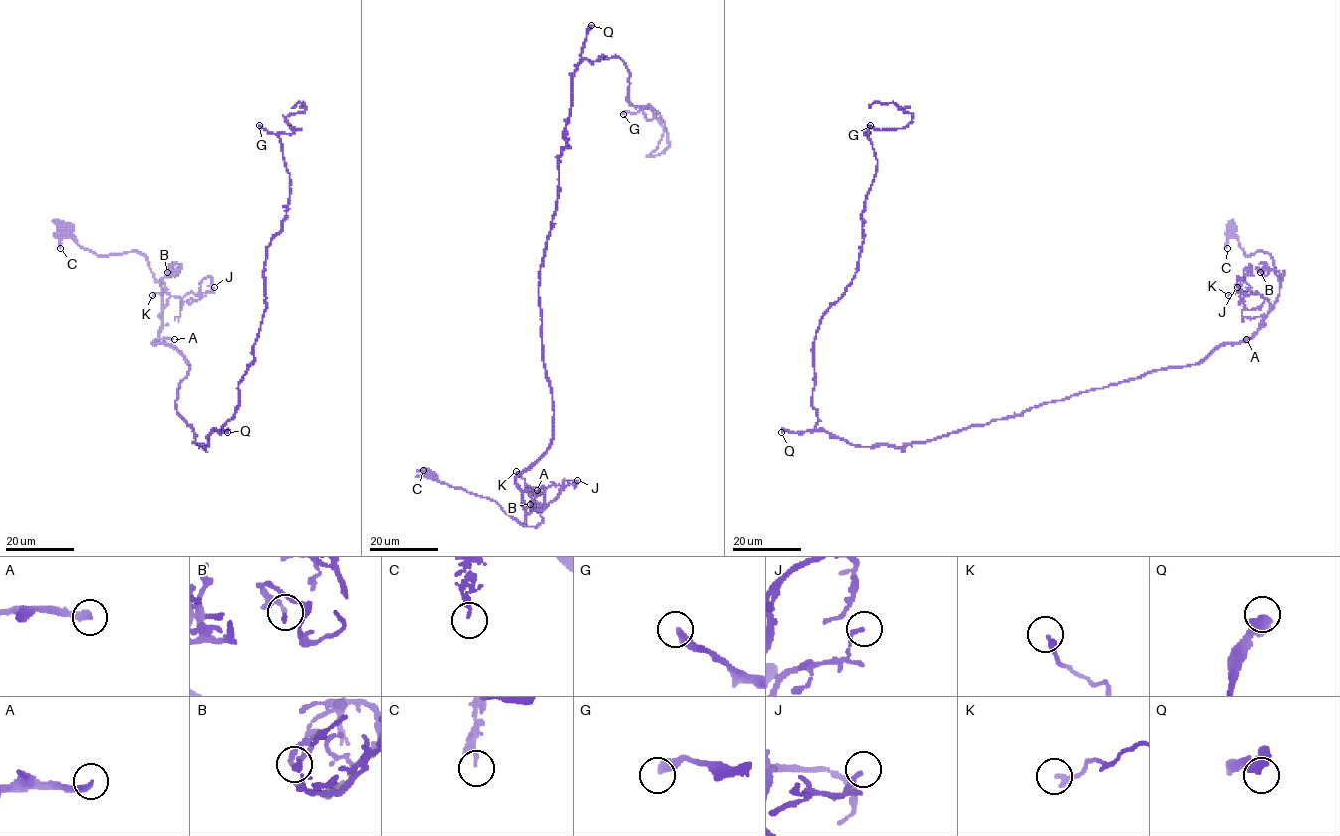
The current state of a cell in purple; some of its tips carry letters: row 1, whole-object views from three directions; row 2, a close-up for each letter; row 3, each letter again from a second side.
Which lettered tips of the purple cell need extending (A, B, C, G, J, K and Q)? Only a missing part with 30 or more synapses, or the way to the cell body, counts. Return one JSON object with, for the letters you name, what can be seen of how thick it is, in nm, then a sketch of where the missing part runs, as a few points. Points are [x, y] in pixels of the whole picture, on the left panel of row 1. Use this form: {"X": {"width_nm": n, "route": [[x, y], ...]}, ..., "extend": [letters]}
{"A": {"width_nm": 240, "route": [[174, 339], [204, 331], [231, 331], [235, 327], [236, 315], [228, 308]]}, "Q": {"width_nm": 320}, "extend": ["A", "Q"]}

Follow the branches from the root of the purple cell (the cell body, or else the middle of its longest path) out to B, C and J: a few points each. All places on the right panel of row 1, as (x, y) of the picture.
B: (1230, 231), (1246, 255), (1267, 252), (1275, 274), (1281, 280), (1283, 277), (1275, 270), (1257, 268), (1260, 272)
C: (1230, 231), (1227, 248)
J: (1230, 231), (1246, 255), (1267, 252), (1273, 259), (1279, 296), (1248, 310), (1237, 287)

